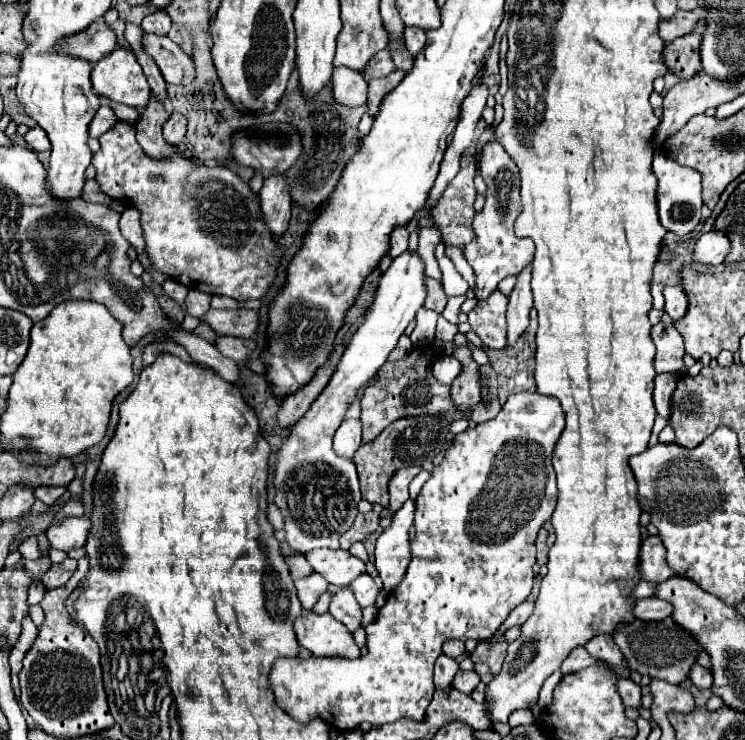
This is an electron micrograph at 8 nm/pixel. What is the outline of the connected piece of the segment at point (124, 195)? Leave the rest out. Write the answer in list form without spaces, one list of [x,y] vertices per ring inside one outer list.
[[[117,121],[111,131],[99,137],[101,149],[93,155],[97,169],[97,183],[103,193],[123,203],[125,207],[135,205],[141,213],[141,229],[145,239],[145,253],[153,263],[155,271],[165,273],[173,281],[197,289],[209,295],[227,295],[237,301],[261,299],[275,279],[275,267],[281,259],[279,243],[271,239],[259,213],[259,197],[253,195],[247,183],[243,183],[233,171],[221,165],[205,165],[195,157],[175,151],[171,159],[149,157],[135,139],[135,125]]]

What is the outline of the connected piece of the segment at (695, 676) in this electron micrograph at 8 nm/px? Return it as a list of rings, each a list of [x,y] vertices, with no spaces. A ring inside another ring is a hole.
[[[695,665],[695,669],[691,669],[691,683],[697,689],[711,689],[713,675],[707,669],[703,669],[701,665]]]

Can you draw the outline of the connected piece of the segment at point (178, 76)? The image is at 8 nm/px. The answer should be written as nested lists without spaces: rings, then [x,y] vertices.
[[[143,37],[145,51],[157,61],[167,85],[189,85],[195,79],[193,59],[169,37]]]

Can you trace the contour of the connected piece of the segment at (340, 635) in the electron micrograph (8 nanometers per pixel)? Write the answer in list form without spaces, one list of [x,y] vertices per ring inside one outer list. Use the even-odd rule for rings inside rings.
[[[303,611],[303,615],[295,621],[295,633],[299,645],[309,649],[315,657],[319,655],[335,655],[357,659],[359,647],[353,639],[353,633],[329,613],[315,615],[311,611]]]

